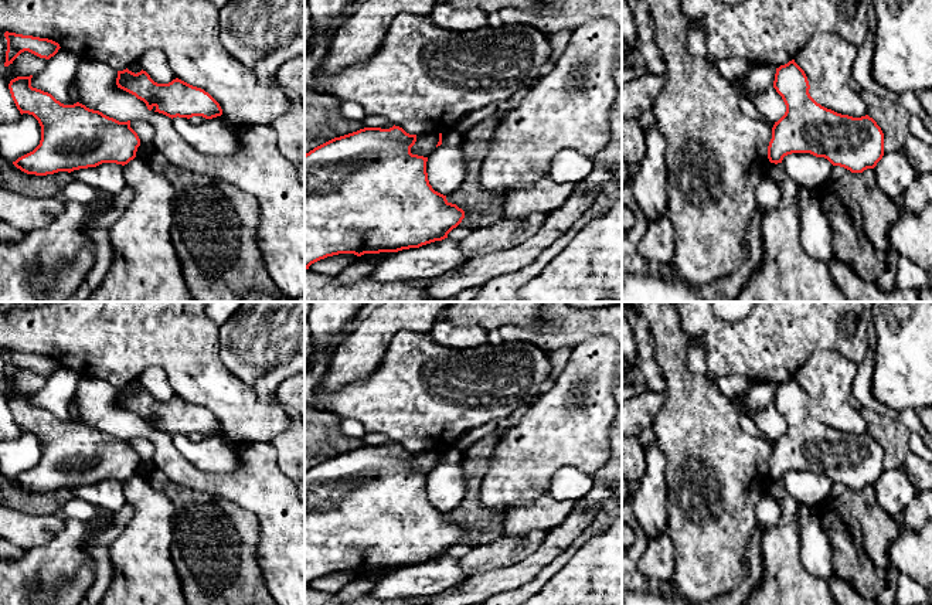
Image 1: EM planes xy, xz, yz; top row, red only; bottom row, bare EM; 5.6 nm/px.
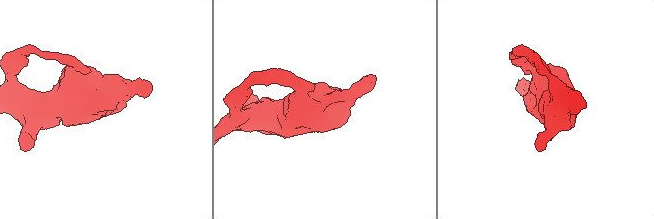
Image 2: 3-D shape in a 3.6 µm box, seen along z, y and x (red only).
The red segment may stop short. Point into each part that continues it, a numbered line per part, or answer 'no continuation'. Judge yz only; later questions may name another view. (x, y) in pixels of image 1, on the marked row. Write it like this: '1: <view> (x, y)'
no continuation

